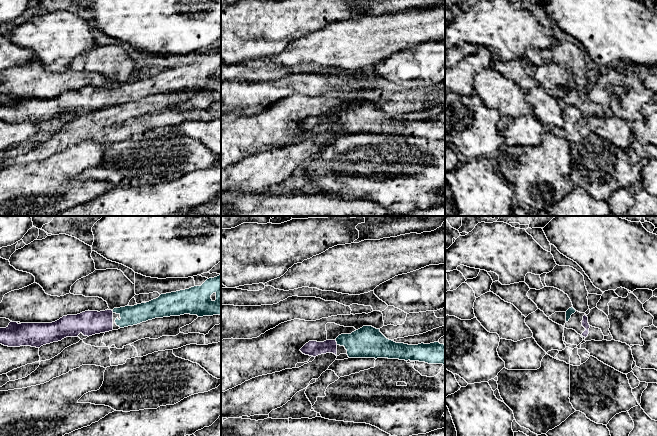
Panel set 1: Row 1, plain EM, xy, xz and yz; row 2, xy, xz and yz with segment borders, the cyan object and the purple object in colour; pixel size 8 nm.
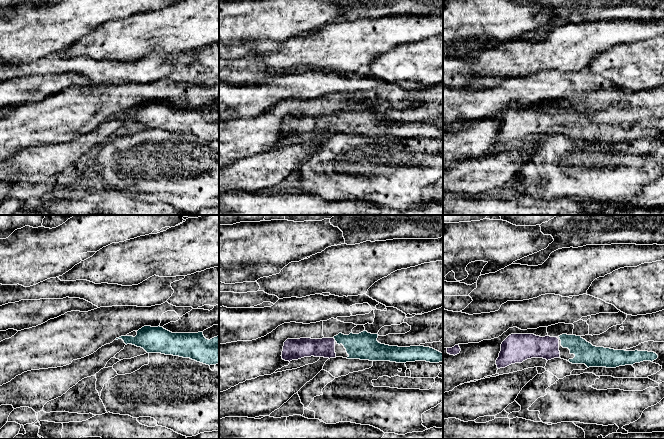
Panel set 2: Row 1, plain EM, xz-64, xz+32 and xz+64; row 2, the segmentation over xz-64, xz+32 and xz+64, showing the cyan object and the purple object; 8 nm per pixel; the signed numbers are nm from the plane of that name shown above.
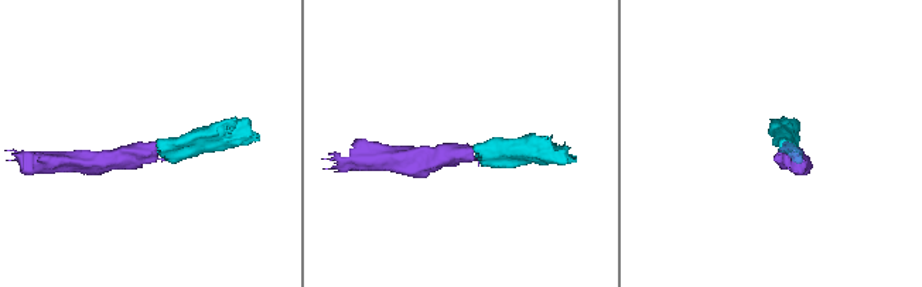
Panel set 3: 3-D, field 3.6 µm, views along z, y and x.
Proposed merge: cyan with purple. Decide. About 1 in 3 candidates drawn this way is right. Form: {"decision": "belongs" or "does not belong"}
{"decision": "belongs"}

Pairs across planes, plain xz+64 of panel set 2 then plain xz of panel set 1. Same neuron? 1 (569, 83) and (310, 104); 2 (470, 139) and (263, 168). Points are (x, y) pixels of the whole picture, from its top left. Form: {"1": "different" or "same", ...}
{"1": "different", "2": "different"}

